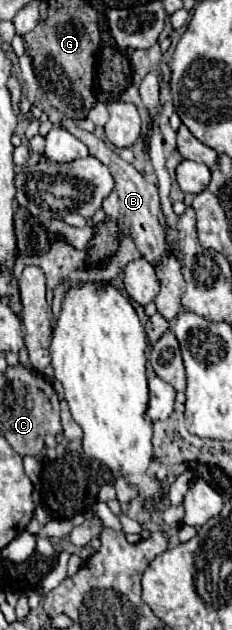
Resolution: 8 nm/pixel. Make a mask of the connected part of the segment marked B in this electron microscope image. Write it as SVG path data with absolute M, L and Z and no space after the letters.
M62 119L62 125L76 135L82 143L86 143L86 147L90 149L90 155L102 159L102 163L106 163L116 179L116 187L114 191L104 199L104 213L114 219L118 223L118 229L122 235L130 237L136 247L140 249L142 257L146 257L150 263L156 263L164 253L166 253L166 239L164 239L164 227L160 223L160 197L158 197L158 189L154 183L148 183L142 173L138 173L130 163L122 161L112 149L106 147L106 143L102 139L98 139L96 135L82 131L72 119Z

